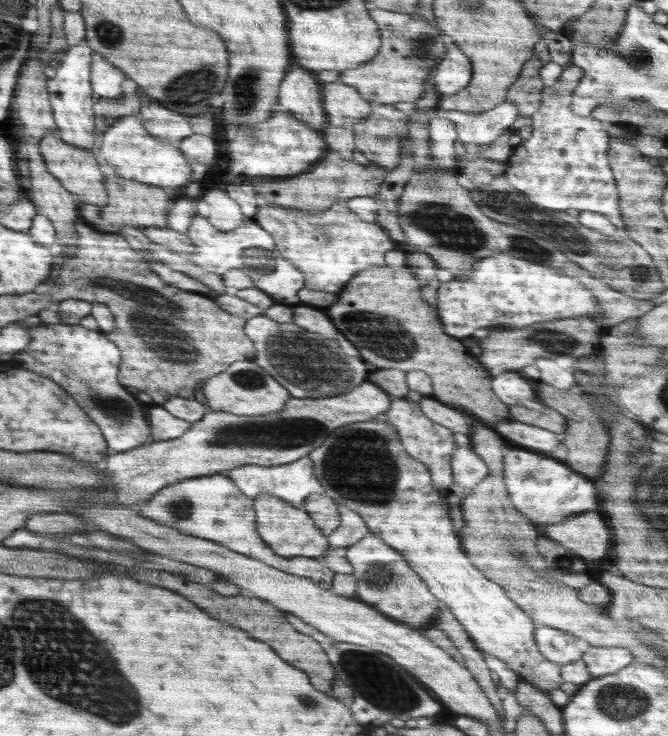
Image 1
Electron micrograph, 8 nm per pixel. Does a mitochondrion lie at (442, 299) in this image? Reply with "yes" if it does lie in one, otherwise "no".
no

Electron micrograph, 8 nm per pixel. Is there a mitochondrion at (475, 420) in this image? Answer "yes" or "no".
no

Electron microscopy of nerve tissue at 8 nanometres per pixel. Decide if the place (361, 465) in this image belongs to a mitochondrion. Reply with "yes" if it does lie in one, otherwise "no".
yes

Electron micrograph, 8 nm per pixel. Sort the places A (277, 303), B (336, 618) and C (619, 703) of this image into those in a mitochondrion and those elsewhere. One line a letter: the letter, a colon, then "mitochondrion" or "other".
A: other
B: other
C: mitochondrion

